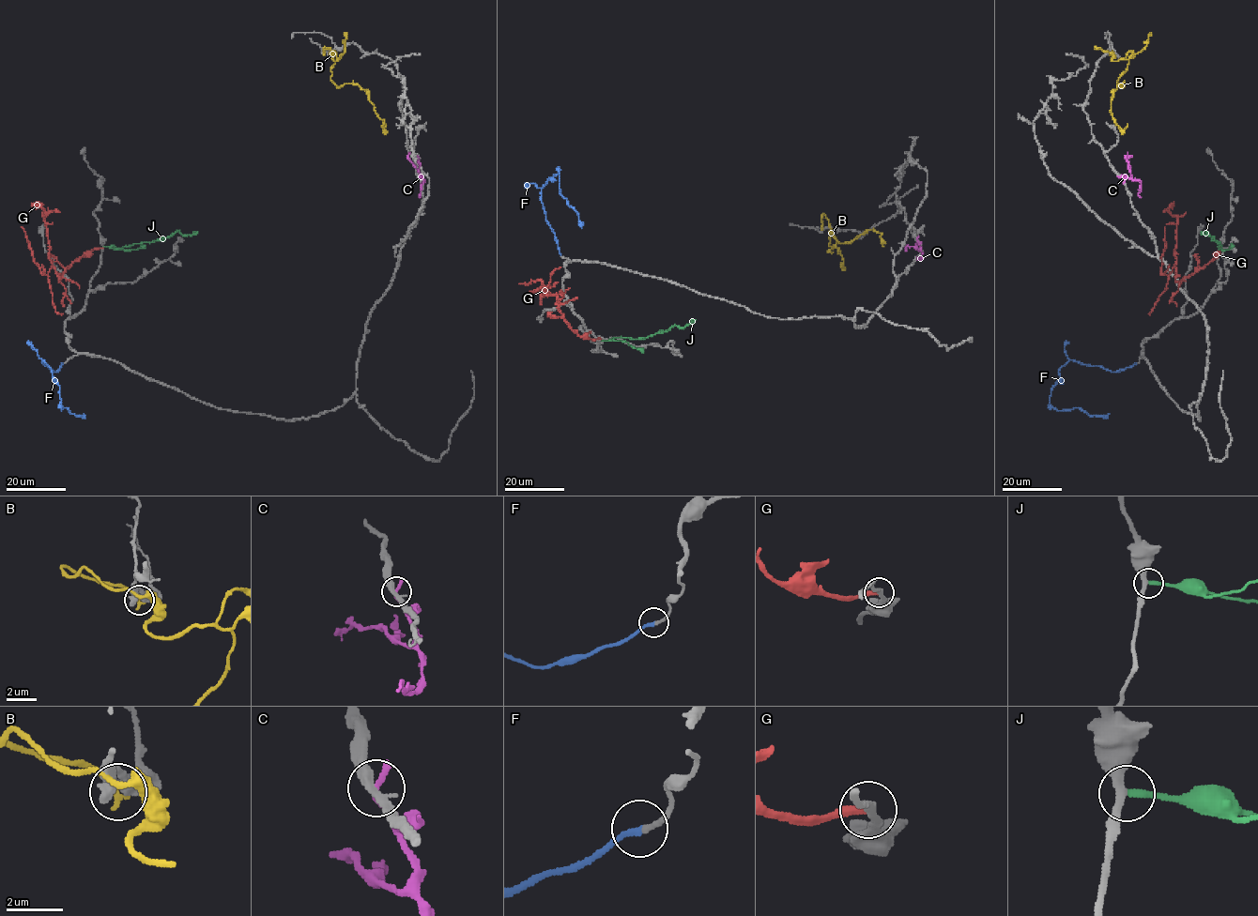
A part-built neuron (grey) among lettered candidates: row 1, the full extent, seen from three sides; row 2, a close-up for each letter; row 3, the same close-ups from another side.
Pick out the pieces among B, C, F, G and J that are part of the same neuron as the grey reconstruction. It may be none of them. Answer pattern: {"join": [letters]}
{"join": ["F"]}

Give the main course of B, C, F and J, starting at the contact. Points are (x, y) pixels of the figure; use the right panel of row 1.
B: (1110, 53), (1096, 47), (1112, 60), (1128, 60), (1111, 106), (1114, 122), (1123, 129), (1127, 124)
C: (1120, 176), (1130, 176), (1127, 152)
F: (1137, 363), (1113, 372), (1069, 360), (1060, 369), (1050, 399), (1053, 408), (1079, 408), (1093, 417), (1109, 413)
J: (1221, 246), (1219, 249), (1219, 241), (1206, 231), (1208, 236), (1200, 232)

